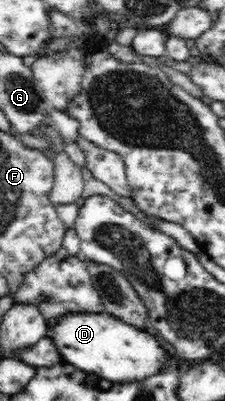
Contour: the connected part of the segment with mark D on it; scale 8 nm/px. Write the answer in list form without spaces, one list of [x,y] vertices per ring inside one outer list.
[[[67,311],[46,329],[63,361],[83,373],[97,374],[103,384],[143,381],[147,376],[155,375],[155,371],[167,367],[167,350],[157,336],[107,312]]]

